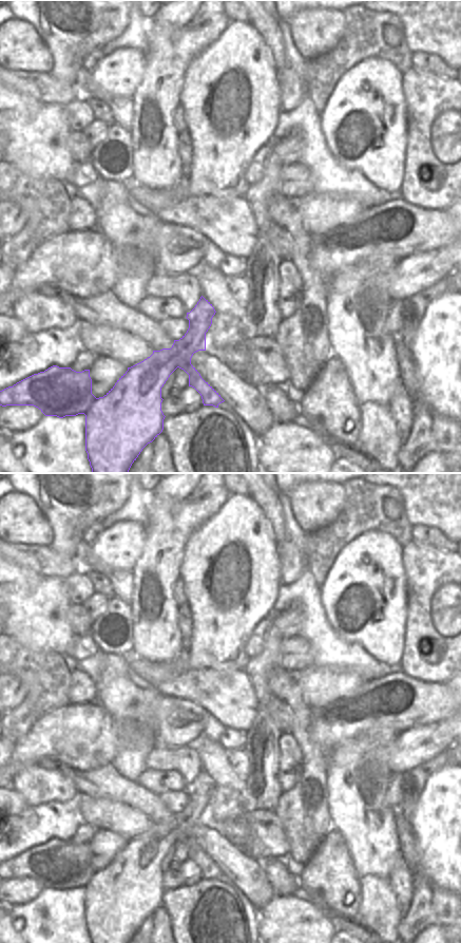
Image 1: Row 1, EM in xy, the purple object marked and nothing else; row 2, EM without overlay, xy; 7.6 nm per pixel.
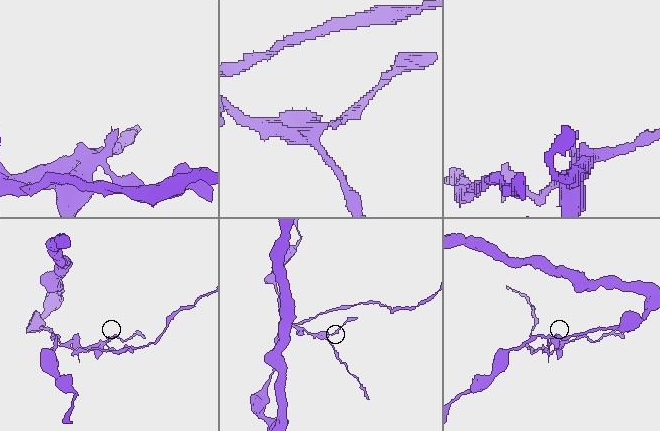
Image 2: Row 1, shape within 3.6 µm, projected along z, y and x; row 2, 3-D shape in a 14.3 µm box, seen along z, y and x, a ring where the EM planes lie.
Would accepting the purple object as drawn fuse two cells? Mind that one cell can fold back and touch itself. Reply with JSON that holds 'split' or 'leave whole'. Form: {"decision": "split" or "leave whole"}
{"decision": "leave whole"}

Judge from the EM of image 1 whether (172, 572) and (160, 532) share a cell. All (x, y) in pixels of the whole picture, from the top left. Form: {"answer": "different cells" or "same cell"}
{"answer": "same cell"}

